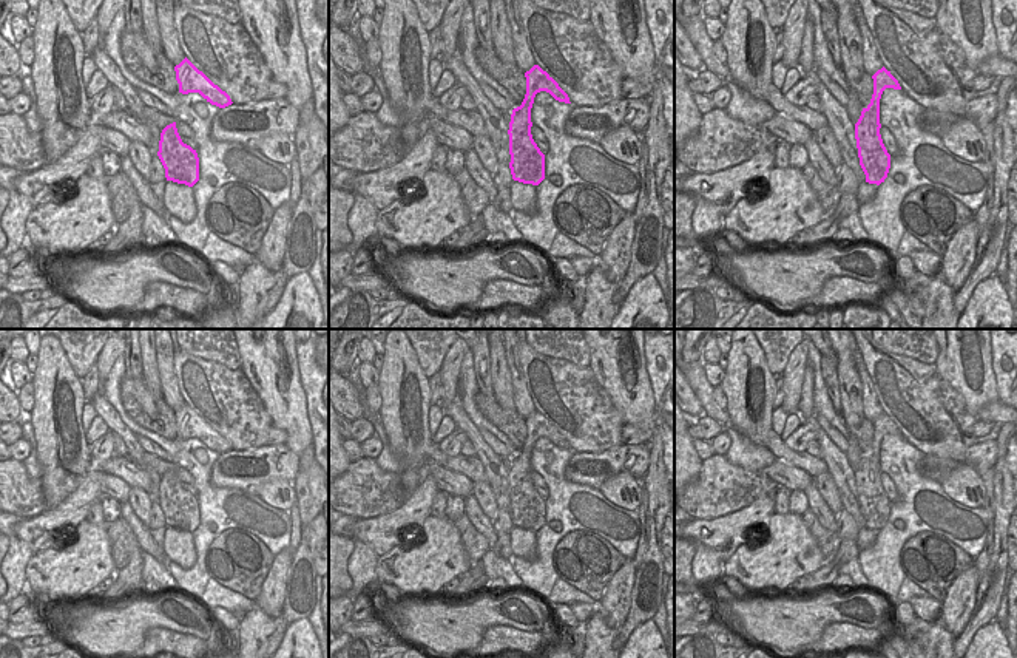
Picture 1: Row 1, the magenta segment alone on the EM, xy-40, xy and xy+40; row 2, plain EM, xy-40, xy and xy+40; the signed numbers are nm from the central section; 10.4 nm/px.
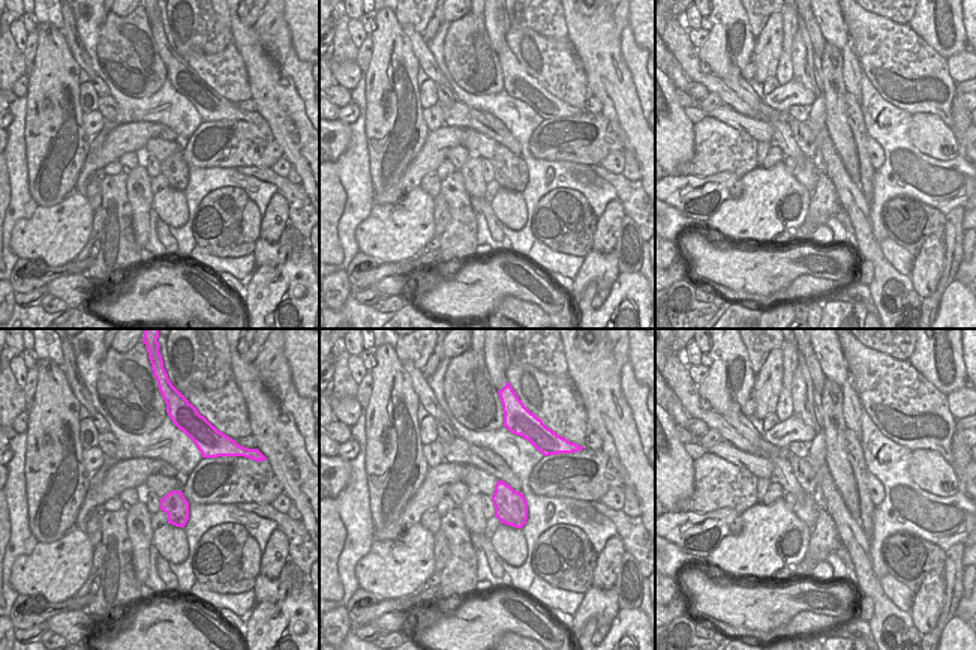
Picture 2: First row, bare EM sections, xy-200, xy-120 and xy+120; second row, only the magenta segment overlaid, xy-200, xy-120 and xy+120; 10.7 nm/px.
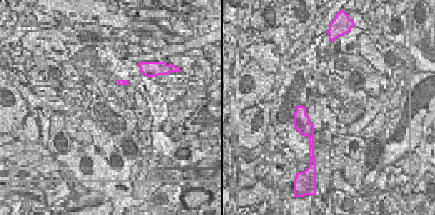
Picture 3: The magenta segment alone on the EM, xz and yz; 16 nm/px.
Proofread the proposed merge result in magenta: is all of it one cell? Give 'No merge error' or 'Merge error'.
No merge error.

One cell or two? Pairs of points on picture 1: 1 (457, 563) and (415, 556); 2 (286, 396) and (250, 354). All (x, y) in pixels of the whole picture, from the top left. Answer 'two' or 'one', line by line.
1: one
2: one

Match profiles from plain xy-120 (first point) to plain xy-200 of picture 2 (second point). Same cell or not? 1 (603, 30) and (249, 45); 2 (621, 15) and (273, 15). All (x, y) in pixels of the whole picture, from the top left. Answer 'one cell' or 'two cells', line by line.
1: one cell
2: one cell

